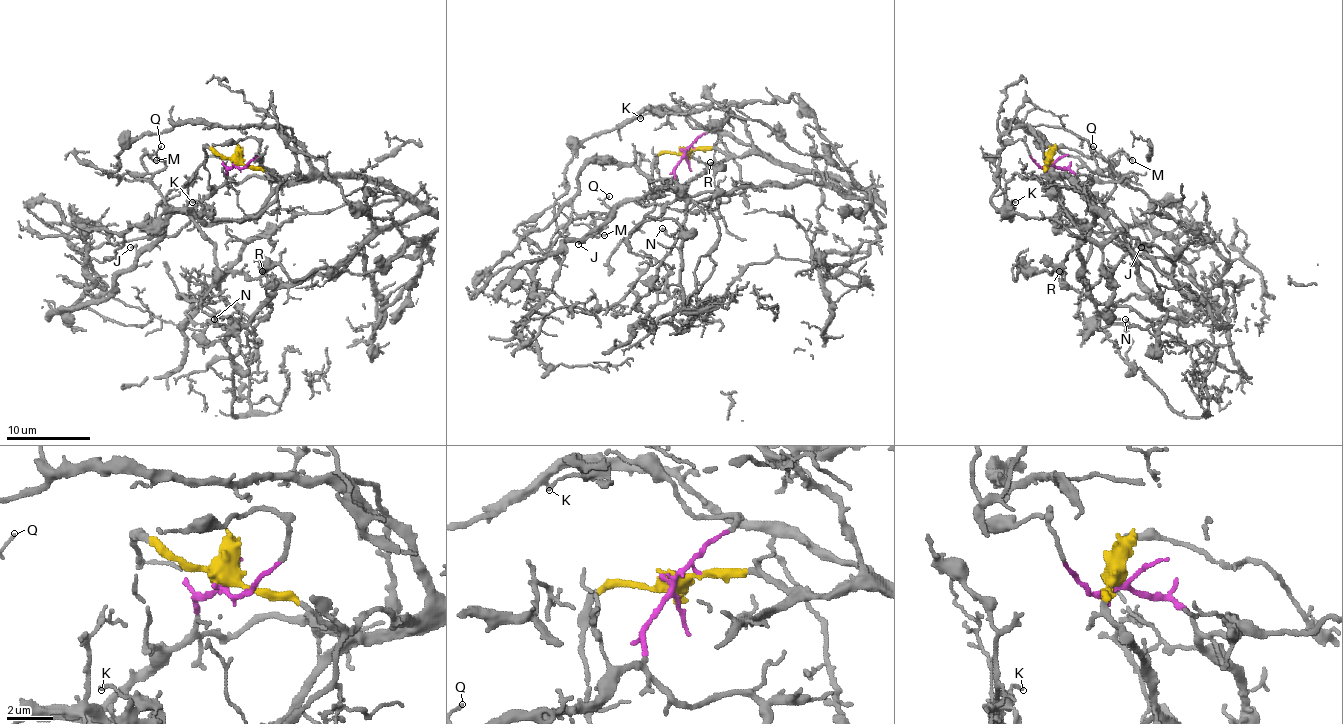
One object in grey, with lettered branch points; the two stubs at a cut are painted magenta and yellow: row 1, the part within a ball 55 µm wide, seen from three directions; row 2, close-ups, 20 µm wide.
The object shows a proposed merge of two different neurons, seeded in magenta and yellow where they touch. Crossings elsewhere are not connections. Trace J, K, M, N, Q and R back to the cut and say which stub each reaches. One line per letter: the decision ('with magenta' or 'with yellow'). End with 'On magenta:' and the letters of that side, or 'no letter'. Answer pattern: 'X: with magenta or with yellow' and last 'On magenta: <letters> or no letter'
J: with magenta
K: with yellow
M: with magenta
N: with yellow
Q: with magenta
R: with yellow
On magenta: J, M, Q

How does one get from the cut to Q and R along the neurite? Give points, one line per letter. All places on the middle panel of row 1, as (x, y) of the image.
Q: (683, 152), (675, 177), (654, 194), (625, 198), (600, 217), (604, 213), (612, 215), (604, 202), (608, 196)
R: (683, 152), (771, 156), (836, 173), (867, 194), (842, 196), (809, 182), (727, 192), (711, 163)

